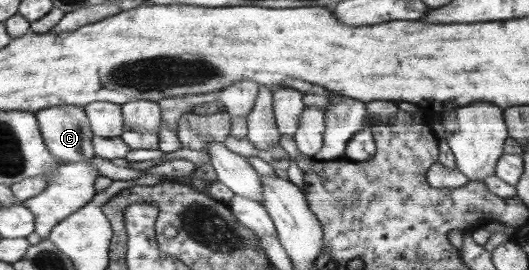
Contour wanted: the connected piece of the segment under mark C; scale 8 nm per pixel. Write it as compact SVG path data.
M60 105L57 107L45 108L36 113L40 123L41 133L50 152L58 161L82 161L91 159L96 155L93 140L96 135L89 125L89 117L80 105Z

